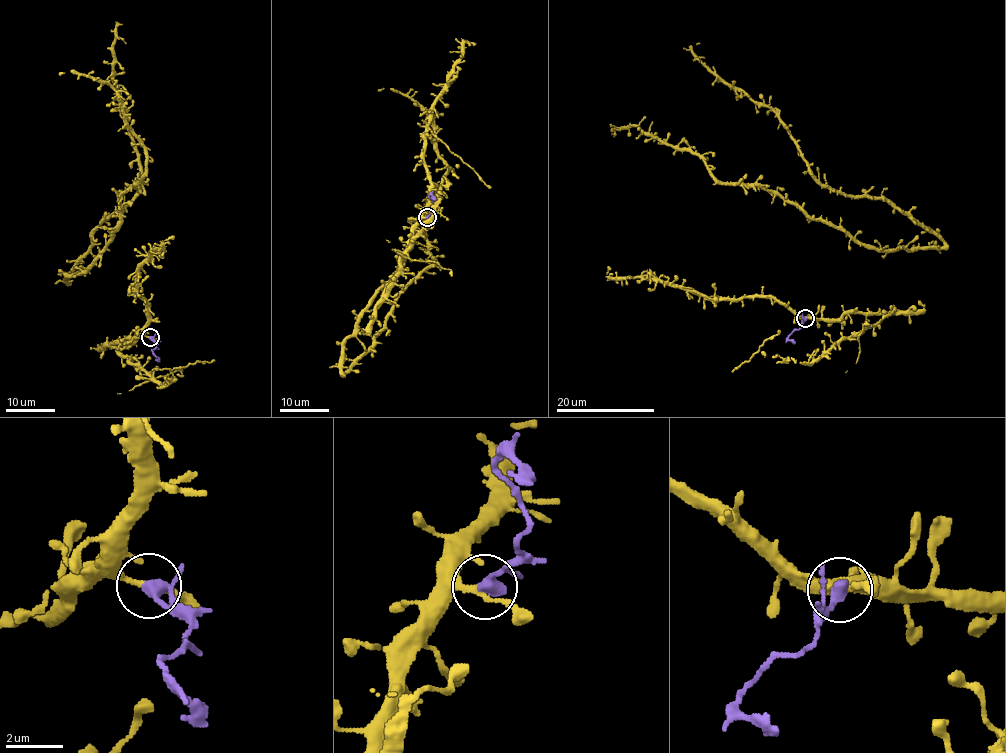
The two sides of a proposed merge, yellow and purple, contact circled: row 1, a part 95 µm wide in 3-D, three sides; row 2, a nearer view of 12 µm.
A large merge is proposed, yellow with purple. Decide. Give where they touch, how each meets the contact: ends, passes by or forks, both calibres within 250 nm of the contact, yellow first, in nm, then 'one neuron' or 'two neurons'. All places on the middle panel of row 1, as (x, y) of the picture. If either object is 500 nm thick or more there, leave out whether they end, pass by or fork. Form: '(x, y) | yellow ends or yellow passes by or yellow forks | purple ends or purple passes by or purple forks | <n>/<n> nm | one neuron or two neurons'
(427, 217) | yellow passes by | purple ends | 170/460 nm | two neurons

